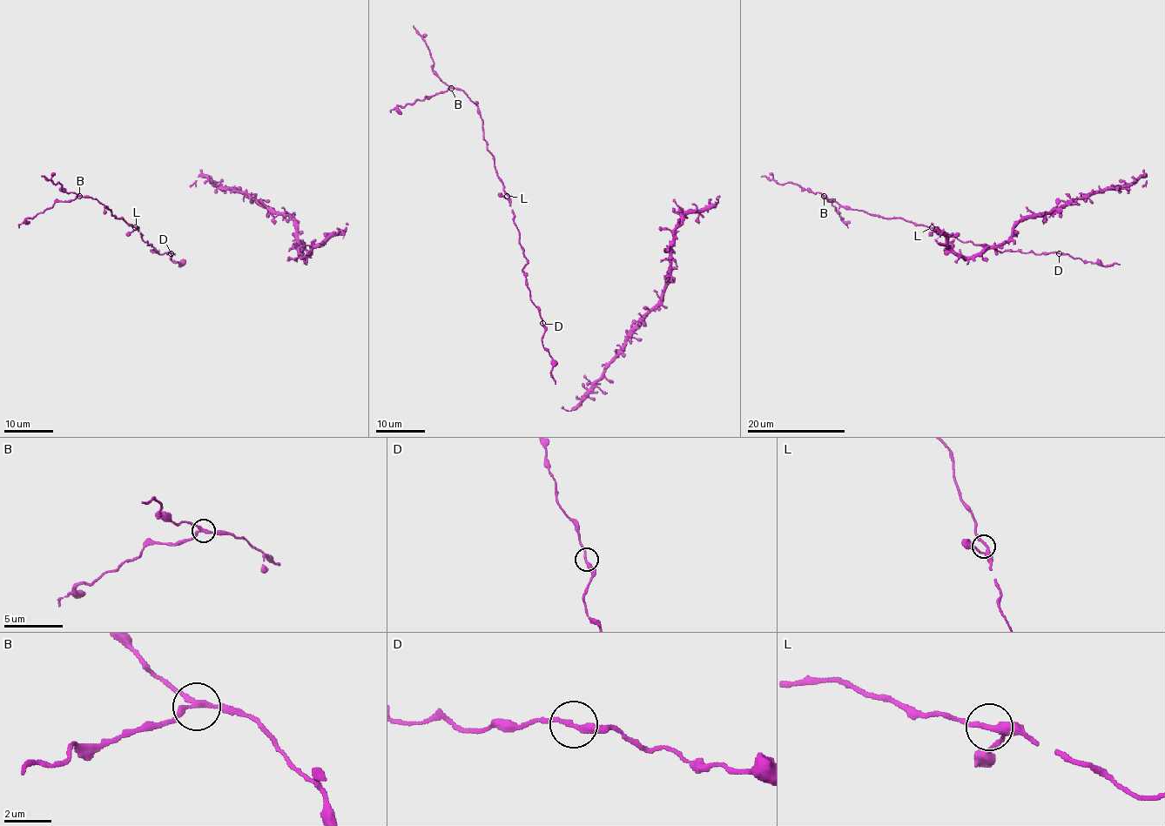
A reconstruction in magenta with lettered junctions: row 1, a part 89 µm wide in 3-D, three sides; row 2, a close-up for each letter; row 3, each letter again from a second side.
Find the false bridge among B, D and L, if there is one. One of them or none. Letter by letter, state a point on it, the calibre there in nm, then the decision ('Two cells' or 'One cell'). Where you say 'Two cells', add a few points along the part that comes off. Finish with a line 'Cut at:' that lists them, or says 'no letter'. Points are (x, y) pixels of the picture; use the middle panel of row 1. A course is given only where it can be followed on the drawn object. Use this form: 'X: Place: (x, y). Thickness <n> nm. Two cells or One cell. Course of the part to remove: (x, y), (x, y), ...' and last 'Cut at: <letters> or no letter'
B: Place: (451, 88). Thickness 220 nm. Two cells. Course of the part to remove: (451, 88), (404, 106), (395, 106), (391, 112)
D: Place: (542, 323). Thickness 240 nm. One cell
L: Place: (507, 196). Thickness 220 nm. One cell
Cut at: B

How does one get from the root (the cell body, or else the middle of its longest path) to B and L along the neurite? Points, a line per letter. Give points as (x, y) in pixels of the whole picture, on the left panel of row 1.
B: (171, 257), (171, 251), (152, 251), (155, 249), (135, 227), (116, 218), (96, 199), (79, 195)
L: (171, 257), (173, 254), (171, 251), (164, 254), (152, 251), (155, 249), (141, 238), (135, 227)

